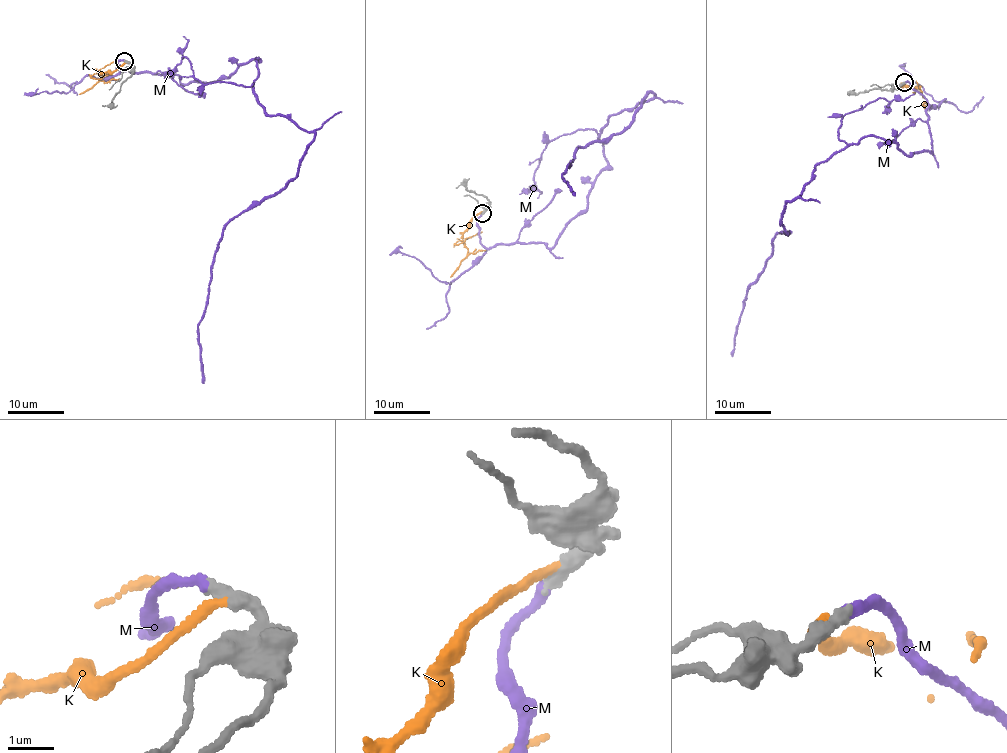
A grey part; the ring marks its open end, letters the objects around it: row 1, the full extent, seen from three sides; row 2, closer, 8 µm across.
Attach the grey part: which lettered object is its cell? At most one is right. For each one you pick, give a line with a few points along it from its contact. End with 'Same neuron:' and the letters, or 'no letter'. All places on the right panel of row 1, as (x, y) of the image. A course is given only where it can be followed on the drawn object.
M: via (903, 83), (928, 104), (932, 153), (864, 137), (815, 166), (787, 202), (788, 233), (750, 286), (731, 356)
Same neuron: M

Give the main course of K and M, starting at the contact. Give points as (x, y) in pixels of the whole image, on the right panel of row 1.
K: (901, 84), (899, 86), (917, 89), (926, 104), (933, 108)
M: (903, 83), (928, 104), (932, 153), (864, 137), (815, 166), (787, 202), (788, 233), (750, 286), (731, 356)

